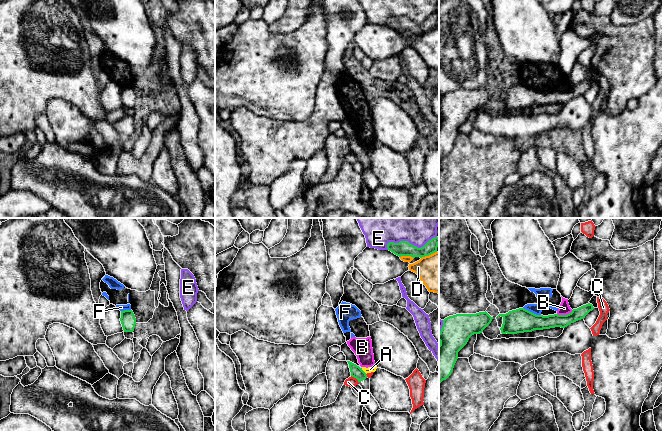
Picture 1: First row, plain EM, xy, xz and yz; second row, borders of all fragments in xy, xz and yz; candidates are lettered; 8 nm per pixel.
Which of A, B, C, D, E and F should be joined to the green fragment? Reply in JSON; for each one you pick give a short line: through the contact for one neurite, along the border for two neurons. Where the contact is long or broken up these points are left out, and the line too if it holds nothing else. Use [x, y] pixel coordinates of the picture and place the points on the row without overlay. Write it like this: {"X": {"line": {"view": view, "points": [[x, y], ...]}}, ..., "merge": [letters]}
{"merge": []}

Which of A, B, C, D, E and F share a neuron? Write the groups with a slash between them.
A B F / C / D / E

